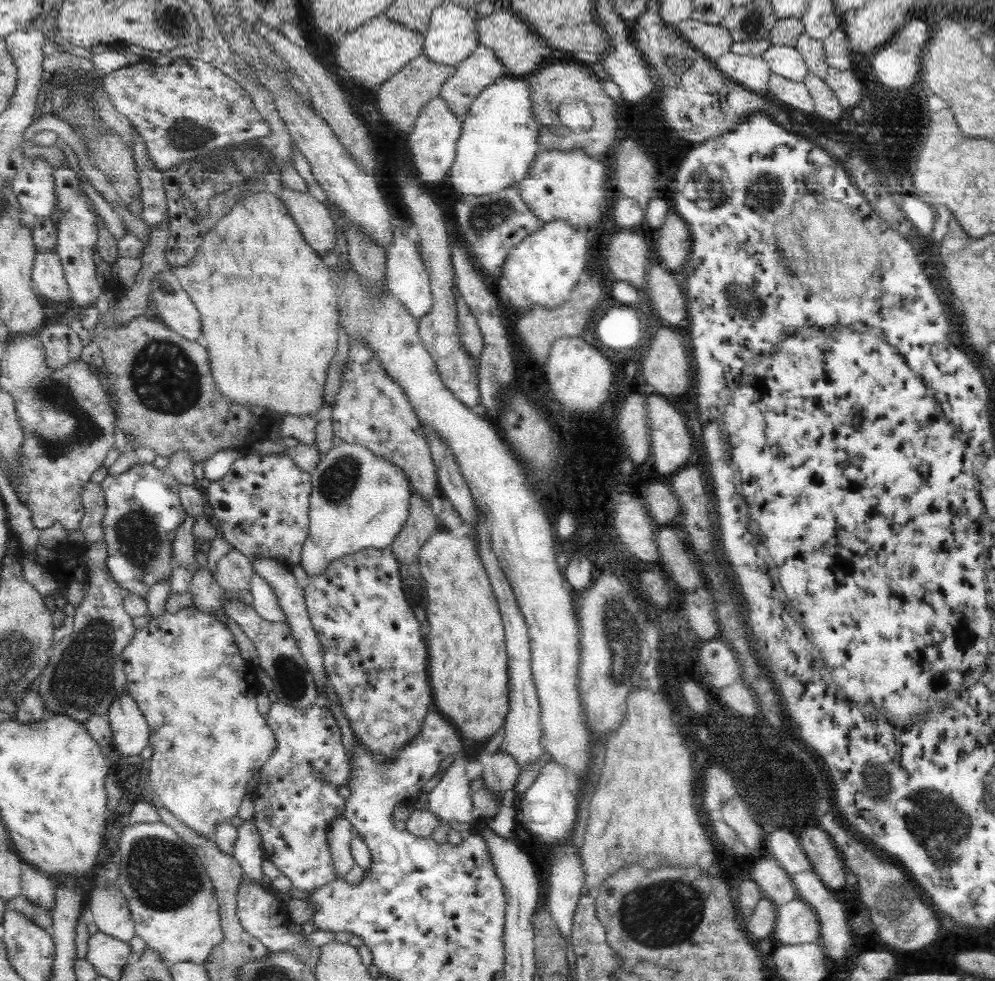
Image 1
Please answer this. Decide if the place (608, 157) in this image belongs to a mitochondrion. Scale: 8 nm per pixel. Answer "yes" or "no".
no

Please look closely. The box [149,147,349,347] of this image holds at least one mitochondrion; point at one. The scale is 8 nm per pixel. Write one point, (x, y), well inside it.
(208, 206)

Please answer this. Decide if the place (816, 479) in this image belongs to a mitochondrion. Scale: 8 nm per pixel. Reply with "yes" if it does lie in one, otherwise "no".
no

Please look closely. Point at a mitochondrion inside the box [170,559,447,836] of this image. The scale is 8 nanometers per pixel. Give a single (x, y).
(288, 671)

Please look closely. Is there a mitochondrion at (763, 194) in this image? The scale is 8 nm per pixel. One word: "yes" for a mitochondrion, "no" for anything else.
yes

